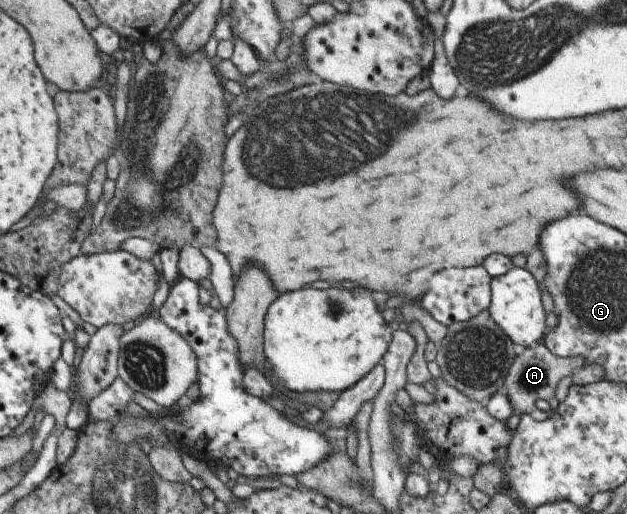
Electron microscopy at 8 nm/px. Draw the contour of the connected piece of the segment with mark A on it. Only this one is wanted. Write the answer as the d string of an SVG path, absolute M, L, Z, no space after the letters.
M539 341L536 345L525 348L521 355L517 355L513 359L513 365L509 369L507 379L505 379L505 391L509 395L509 401L513 405L513 415L507 419L507 427L515 429L519 425L520 419L525 414L530 414L536 407L535 403L539 399L550 401L555 397L555 387L559 385L559 381L563 377L569 377L574 374L576 370L586 364L584 357L559 357L553 355L543 341Z

